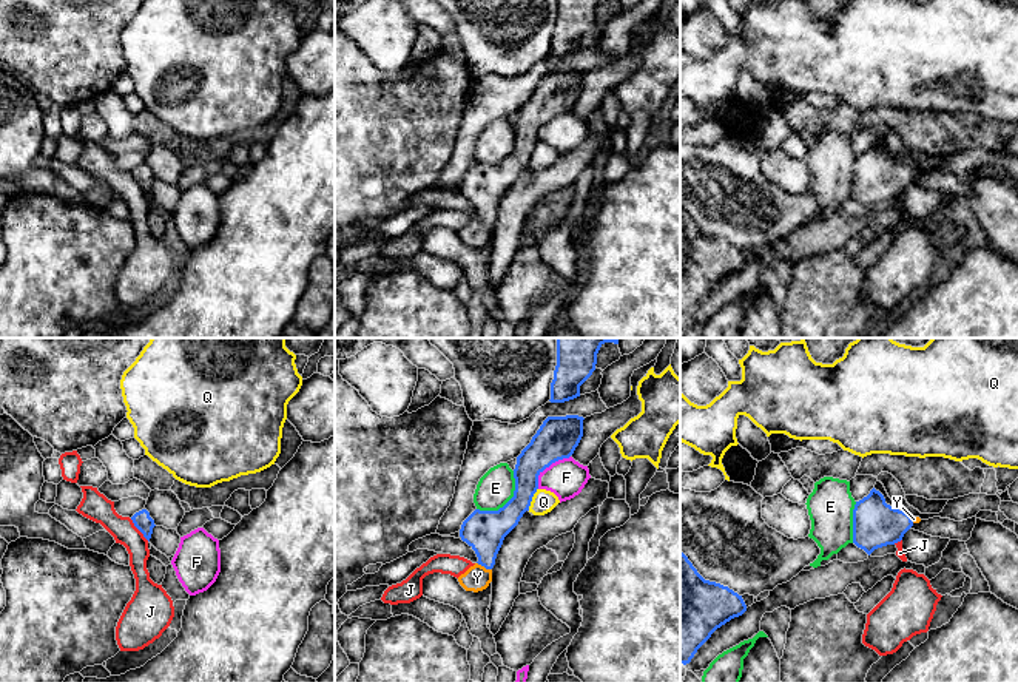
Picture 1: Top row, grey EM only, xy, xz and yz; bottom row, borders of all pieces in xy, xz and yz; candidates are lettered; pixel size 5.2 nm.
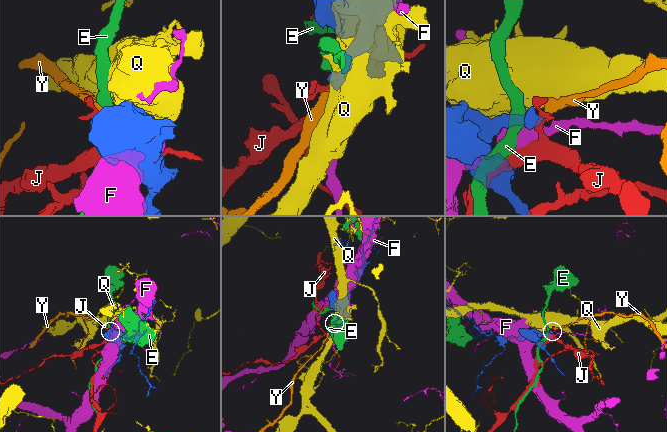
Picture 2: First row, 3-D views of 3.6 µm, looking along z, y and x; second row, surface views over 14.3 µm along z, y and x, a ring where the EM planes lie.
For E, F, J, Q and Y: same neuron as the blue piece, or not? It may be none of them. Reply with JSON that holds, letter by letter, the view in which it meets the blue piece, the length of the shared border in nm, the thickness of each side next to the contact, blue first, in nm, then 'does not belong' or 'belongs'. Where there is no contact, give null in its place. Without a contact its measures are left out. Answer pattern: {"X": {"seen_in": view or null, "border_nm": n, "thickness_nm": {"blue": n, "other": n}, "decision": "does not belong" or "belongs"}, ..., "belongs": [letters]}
{"E": {"seen_in": "xz", "border_nm": 280, "thickness_nm": {"blue": 220, "other": 190}, "decision": "does not belong"}, "F": {"seen_in": "xz", "border_nm": 240, "thickness_nm": {"blue": 220, "other": 200}, "decision": "does not belong"}, "J": {"seen_in": "xy", "border_nm": 160, "thickness_nm": {"blue": 90, "other": 150}, "decision": "does not belong"}, "Q": {"seen_in": "xz", "border_nm": 130, "thickness_nm": {"blue": 170, "other": 120}, "decision": "does not belong"}, "Y": {"seen_in": "xz", "border_nm": 90, "thickness_nm": {"blue": 220, "other": 140}, "decision": "belongs"}, "belongs": ["Y"]}

